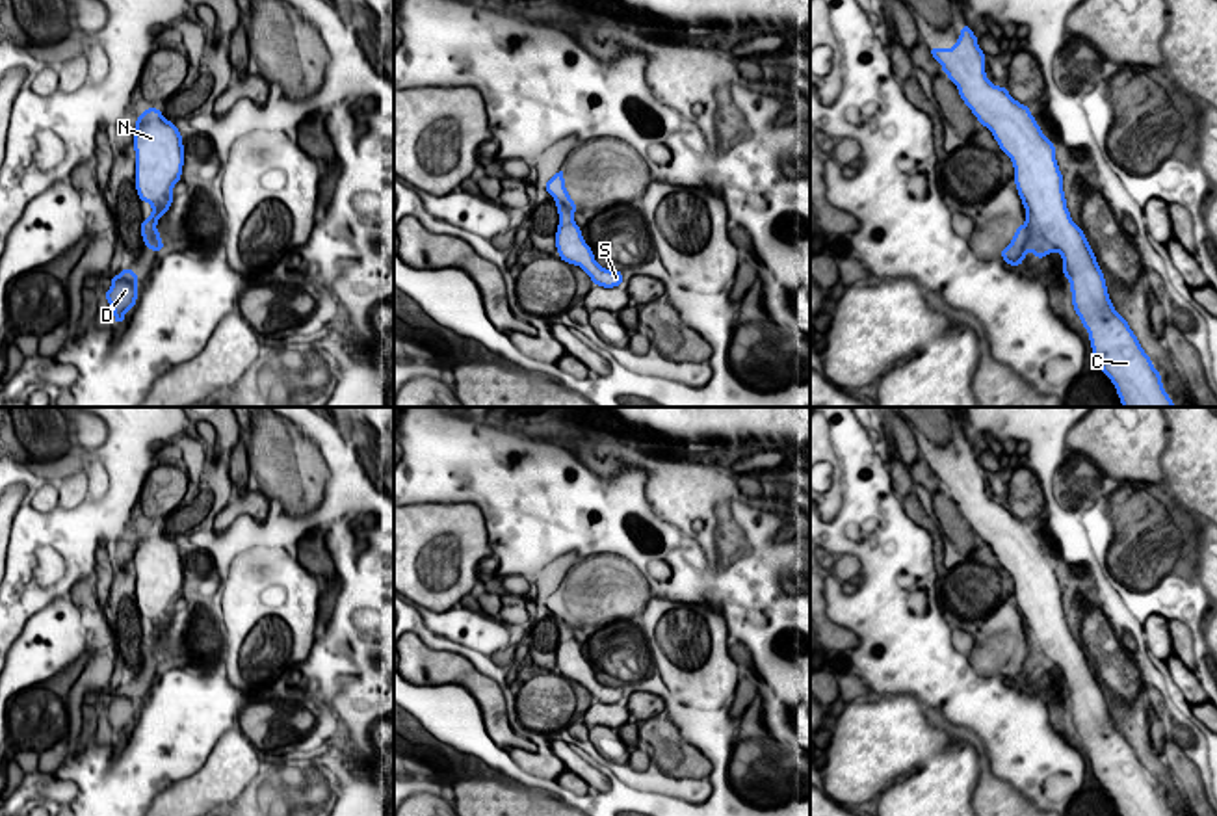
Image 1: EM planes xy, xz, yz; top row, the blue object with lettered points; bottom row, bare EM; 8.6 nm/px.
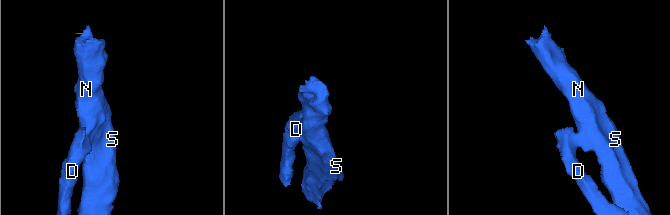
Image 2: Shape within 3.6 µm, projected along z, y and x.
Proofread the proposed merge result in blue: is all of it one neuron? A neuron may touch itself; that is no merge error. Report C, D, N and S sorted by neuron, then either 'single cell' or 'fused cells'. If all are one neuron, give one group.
C N S / D; fused cells

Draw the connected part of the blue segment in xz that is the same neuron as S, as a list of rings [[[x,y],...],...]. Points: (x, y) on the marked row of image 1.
[[[556,203],[559,214],[559,225],[556,232],[556,249],[559,258],[567,264],[580,266],[591,279],[593,284],[613,288],[621,286],[622,271],[611,271],[596,264],[595,253],[582,238],[582,229],[574,223],[574,212],[561,203]]]

